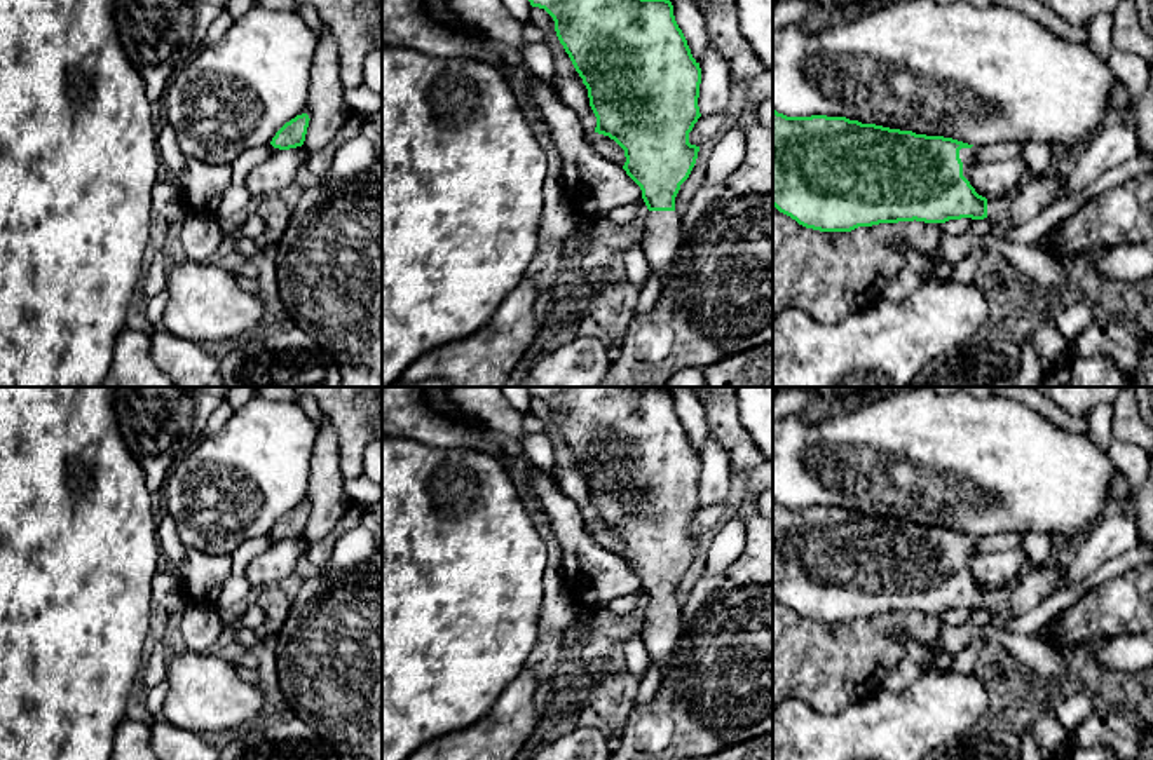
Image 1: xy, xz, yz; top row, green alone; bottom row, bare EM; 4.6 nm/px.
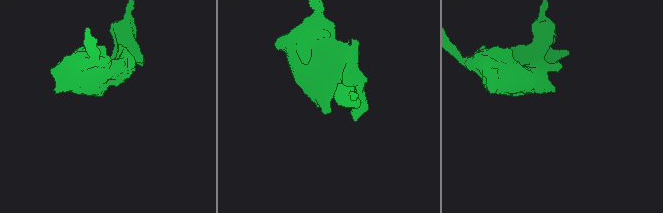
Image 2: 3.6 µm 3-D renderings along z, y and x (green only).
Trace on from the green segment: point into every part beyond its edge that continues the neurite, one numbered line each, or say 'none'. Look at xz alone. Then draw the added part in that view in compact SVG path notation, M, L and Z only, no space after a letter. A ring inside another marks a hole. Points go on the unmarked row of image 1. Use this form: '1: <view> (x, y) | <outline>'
1: xz (661, 630) | M649 601L644 615L642 638L649 661L668 671L670 659L682 634L680 605L677 601Z

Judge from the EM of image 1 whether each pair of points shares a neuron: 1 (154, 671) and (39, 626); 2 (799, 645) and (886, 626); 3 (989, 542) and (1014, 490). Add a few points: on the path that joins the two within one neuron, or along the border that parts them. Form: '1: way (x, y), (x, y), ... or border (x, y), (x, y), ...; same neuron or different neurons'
1: border (145, 659), (136, 678); different neurons
2: way (820, 645), (866, 645); same neuron
3: border (1024, 532), (995, 532), (979, 537); different neurons

